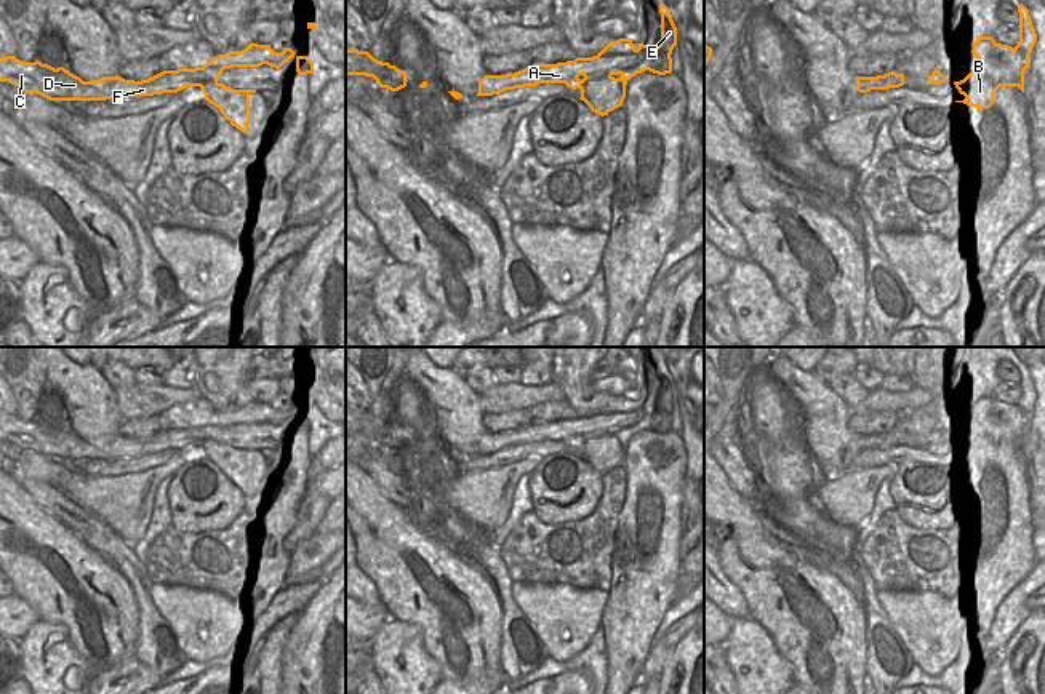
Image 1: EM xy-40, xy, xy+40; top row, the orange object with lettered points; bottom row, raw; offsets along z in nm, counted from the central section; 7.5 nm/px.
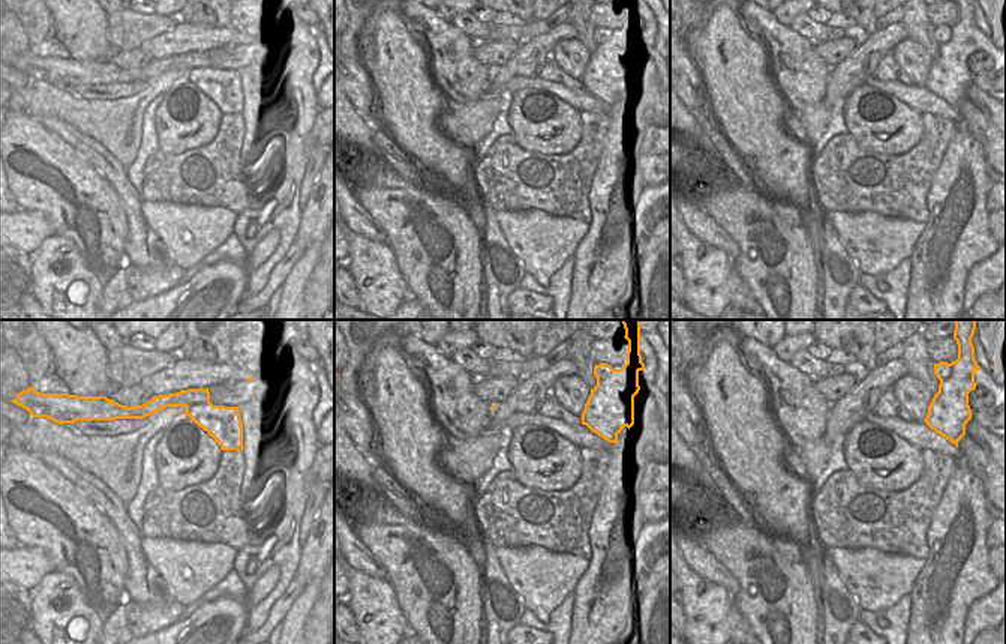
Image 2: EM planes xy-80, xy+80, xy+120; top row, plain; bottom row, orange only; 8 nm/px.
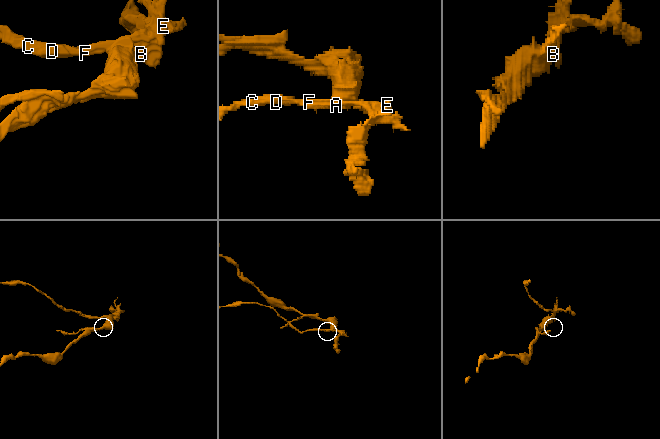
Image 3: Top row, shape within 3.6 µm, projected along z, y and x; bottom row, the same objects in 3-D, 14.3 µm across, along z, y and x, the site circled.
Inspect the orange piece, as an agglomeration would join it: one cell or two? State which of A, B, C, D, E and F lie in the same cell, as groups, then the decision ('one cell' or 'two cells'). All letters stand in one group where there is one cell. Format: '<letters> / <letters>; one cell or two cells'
A B C D E F; one cell

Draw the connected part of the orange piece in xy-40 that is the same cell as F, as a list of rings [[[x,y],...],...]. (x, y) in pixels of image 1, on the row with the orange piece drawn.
[[[250,43],[242,51],[219,54],[203,67],[163,70],[147,80],[125,80],[118,75],[83,82],[64,67],[24,62],[16,56],[0,58],[0,82],[8,82],[24,93],[35,93],[50,101],[106,101],[118,96],[154,96],[178,93],[187,86],[200,86],[205,101],[219,109],[226,120],[242,133],[250,126],[250,94],[256,90],[234,90],[218,82],[224,69],[259,67],[267,64],[280,69],[291,58],[296,59],[296,72],[314,72],[314,62],[307,56],[296,56],[291,48],[275,53],[270,45]]]

